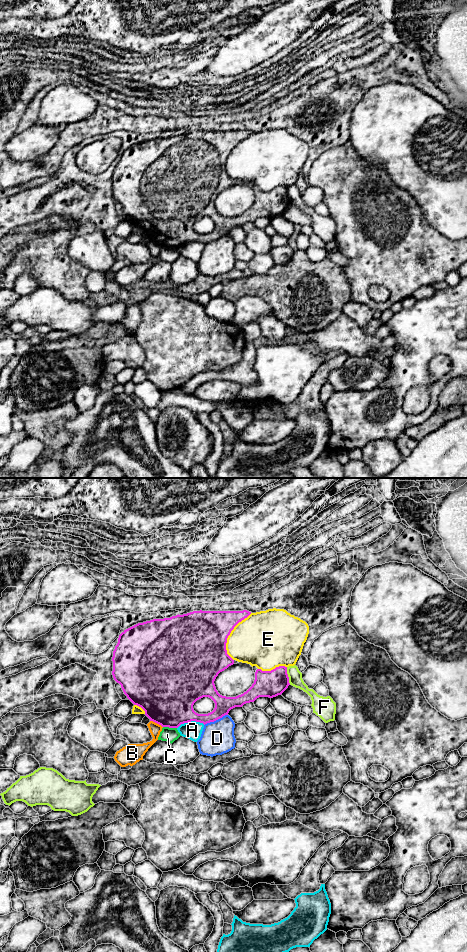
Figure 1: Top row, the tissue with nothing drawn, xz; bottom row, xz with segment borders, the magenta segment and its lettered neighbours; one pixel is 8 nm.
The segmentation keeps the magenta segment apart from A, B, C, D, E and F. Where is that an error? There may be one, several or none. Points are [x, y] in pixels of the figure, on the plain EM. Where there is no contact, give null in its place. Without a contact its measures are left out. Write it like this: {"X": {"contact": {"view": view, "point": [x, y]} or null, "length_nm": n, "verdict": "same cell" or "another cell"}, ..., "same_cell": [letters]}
{"A": {"contact": {"view": "xz", "point": [190, 241]}, "length_nm": 220, "verdict": "another cell"}, "B": {"contact": {"view": "xz", "point": [156, 242]}, "length_nm": 120, "verdict": "another cell"}, "C": {"contact": {"view": "xz", "point": [170, 247]}, "length_nm": 110, "verdict": "another cell"}, "D": {"contact": {"view": "xz", "point": [215, 240]}, "length_nm": 220, "verdict": "another cell"}, "E": {"contact": {"view": "xz", "point": [229, 154]}, "length_nm": 420, "verdict": "another cell"}, "F": {"contact": {"view": "xz", "point": [287, 196]}, "length_nm": 150, "verdict": "another cell"}, "same_cell": []}

